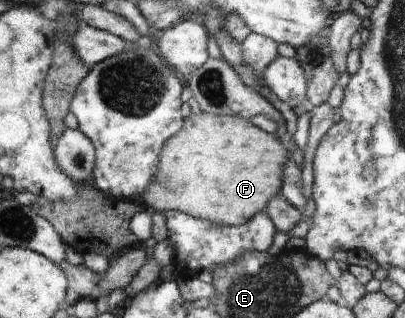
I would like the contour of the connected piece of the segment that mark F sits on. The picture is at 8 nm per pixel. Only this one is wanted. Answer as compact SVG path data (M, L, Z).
M208 113L191 114L186 119L186 129L166 141L158 161L154 189L150 185L144 193L144 200L156 212L166 210L184 211L192 217L209 221L219 226L240 226L246 224L254 213L265 211L270 199L281 193L282 167L288 159L285 145L278 141L277 134L266 133L253 122L238 116Z

